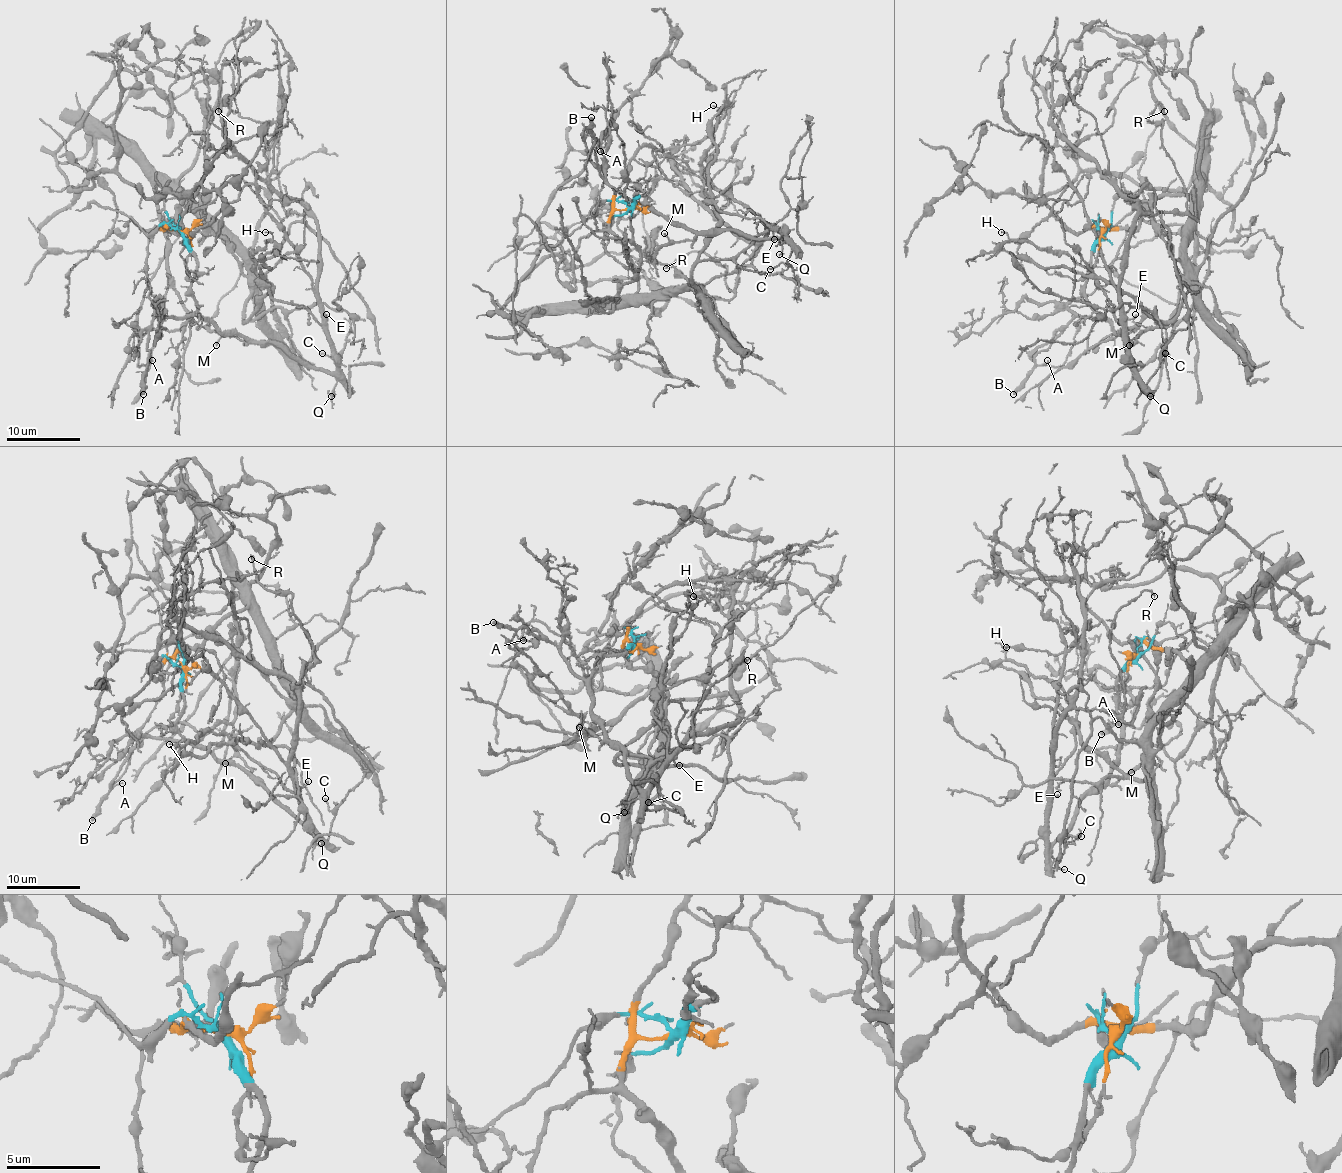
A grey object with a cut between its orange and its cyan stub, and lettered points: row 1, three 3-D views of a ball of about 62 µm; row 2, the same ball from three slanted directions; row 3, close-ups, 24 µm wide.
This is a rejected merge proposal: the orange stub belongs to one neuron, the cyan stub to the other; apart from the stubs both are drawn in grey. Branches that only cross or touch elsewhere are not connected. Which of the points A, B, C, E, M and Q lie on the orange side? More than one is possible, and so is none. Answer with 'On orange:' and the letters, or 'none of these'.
On orange: none of these

